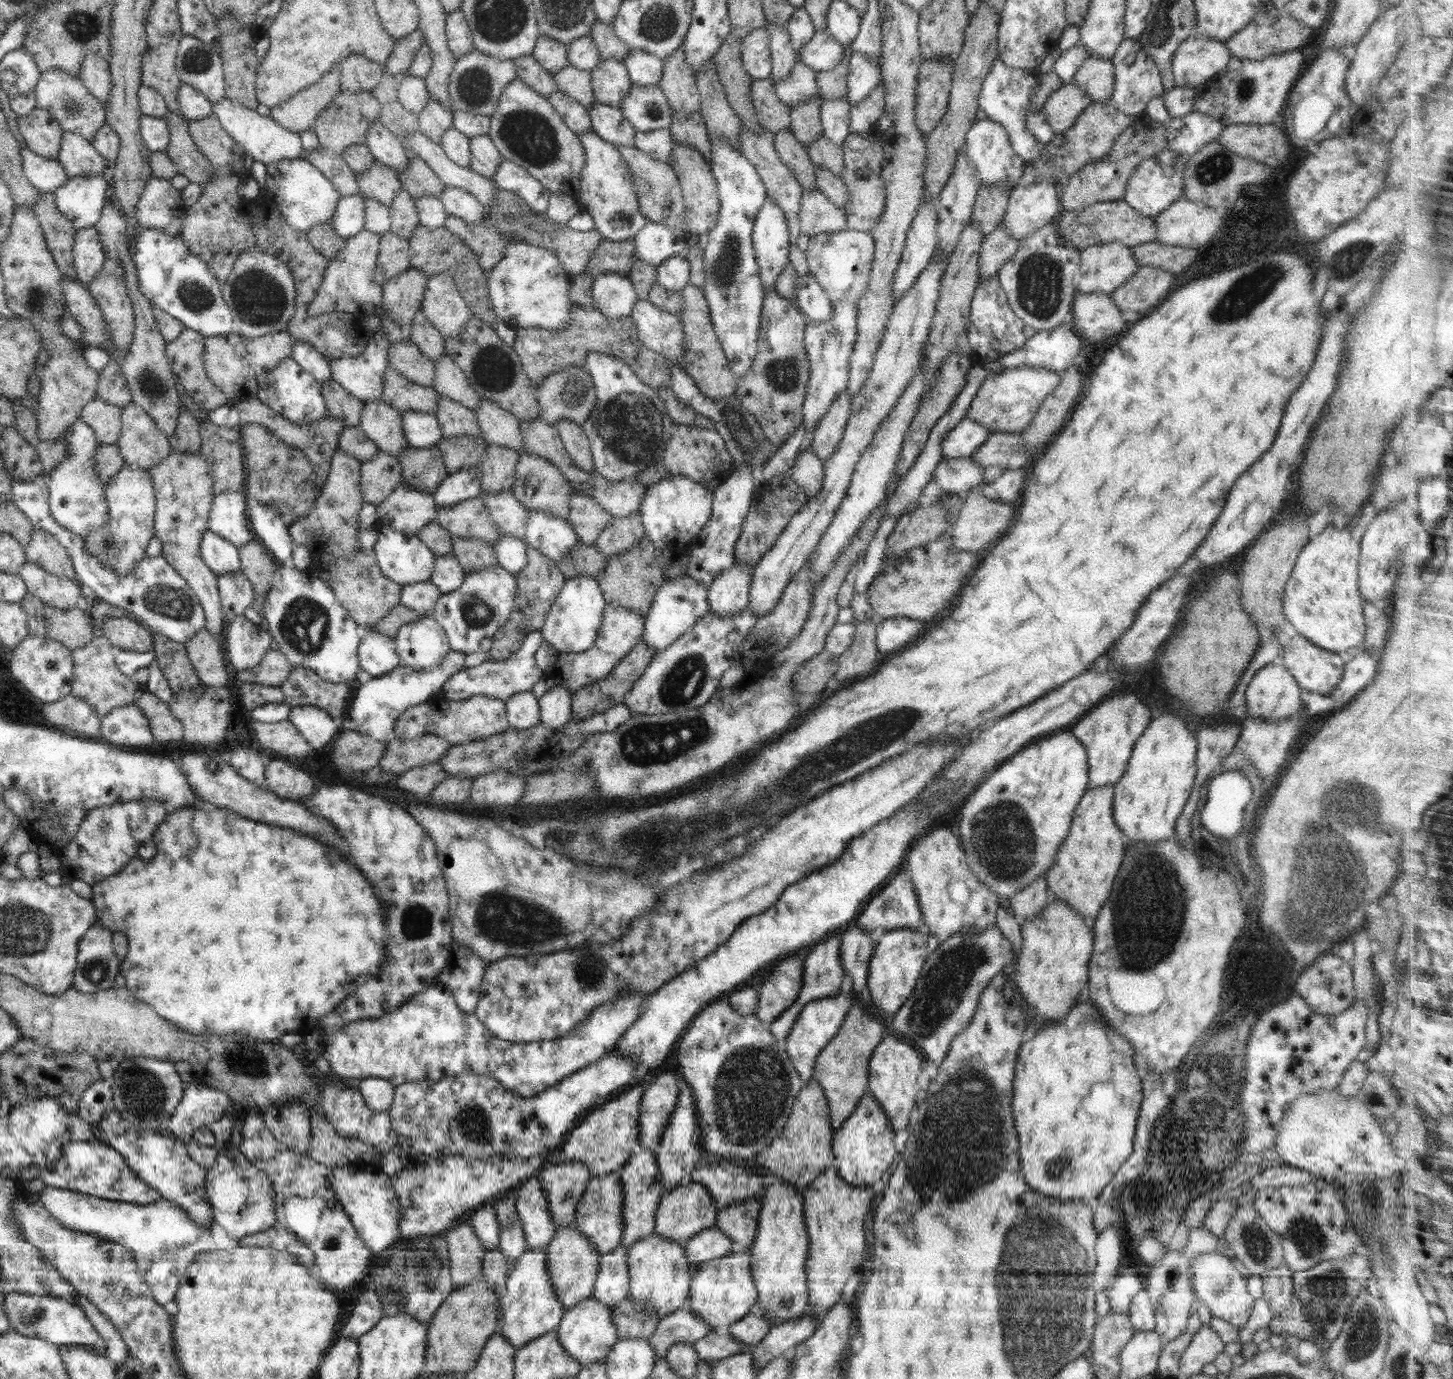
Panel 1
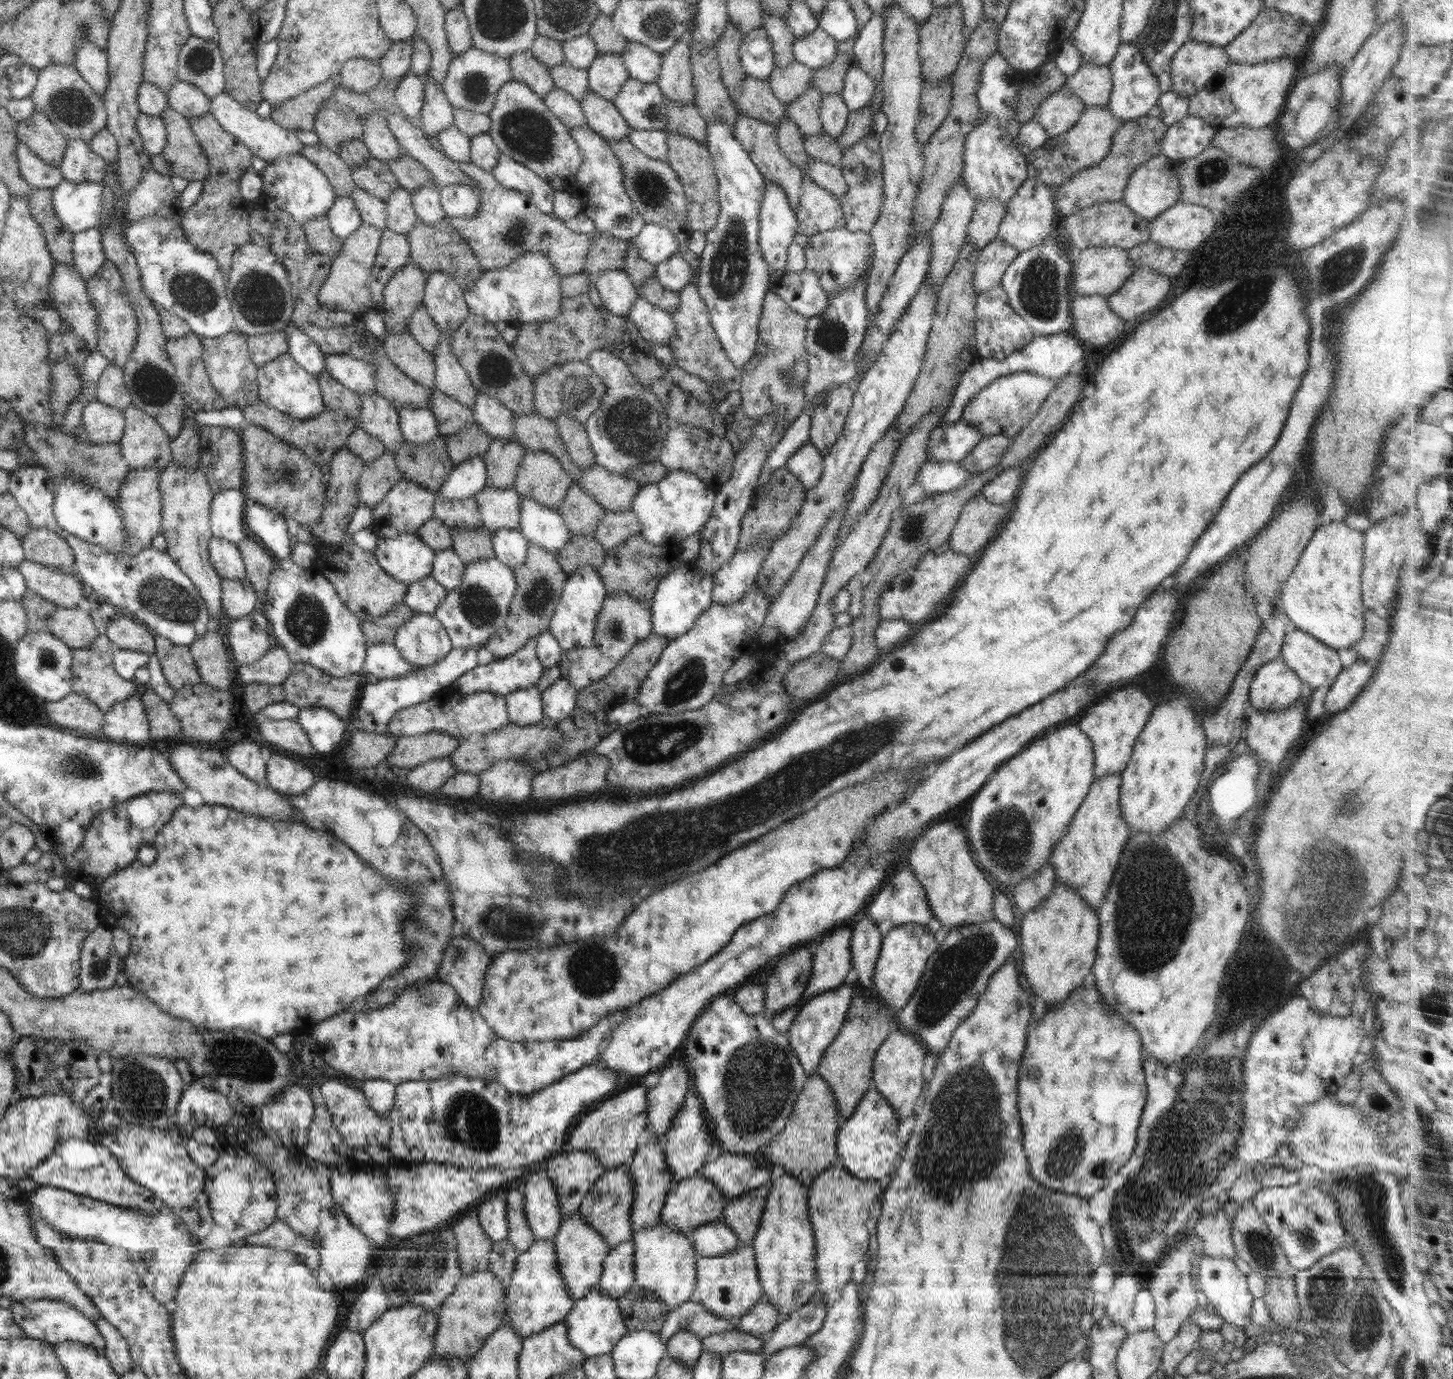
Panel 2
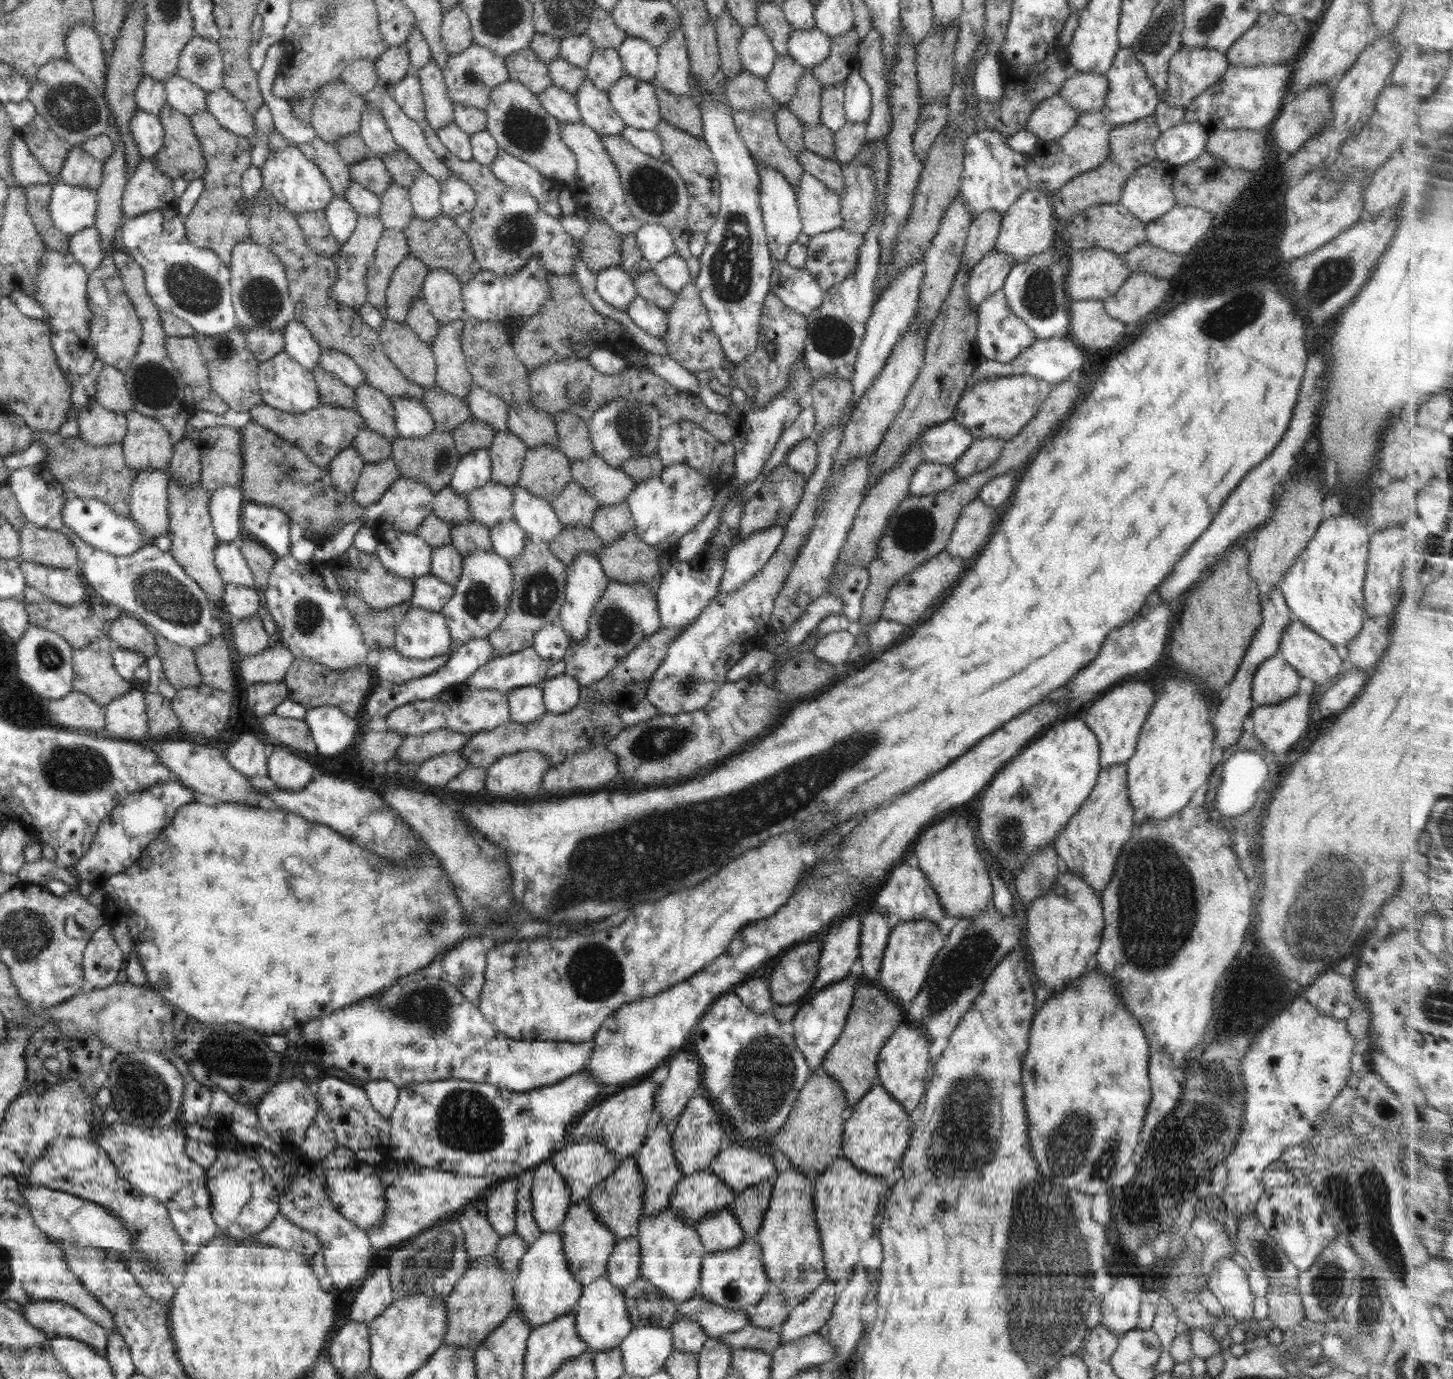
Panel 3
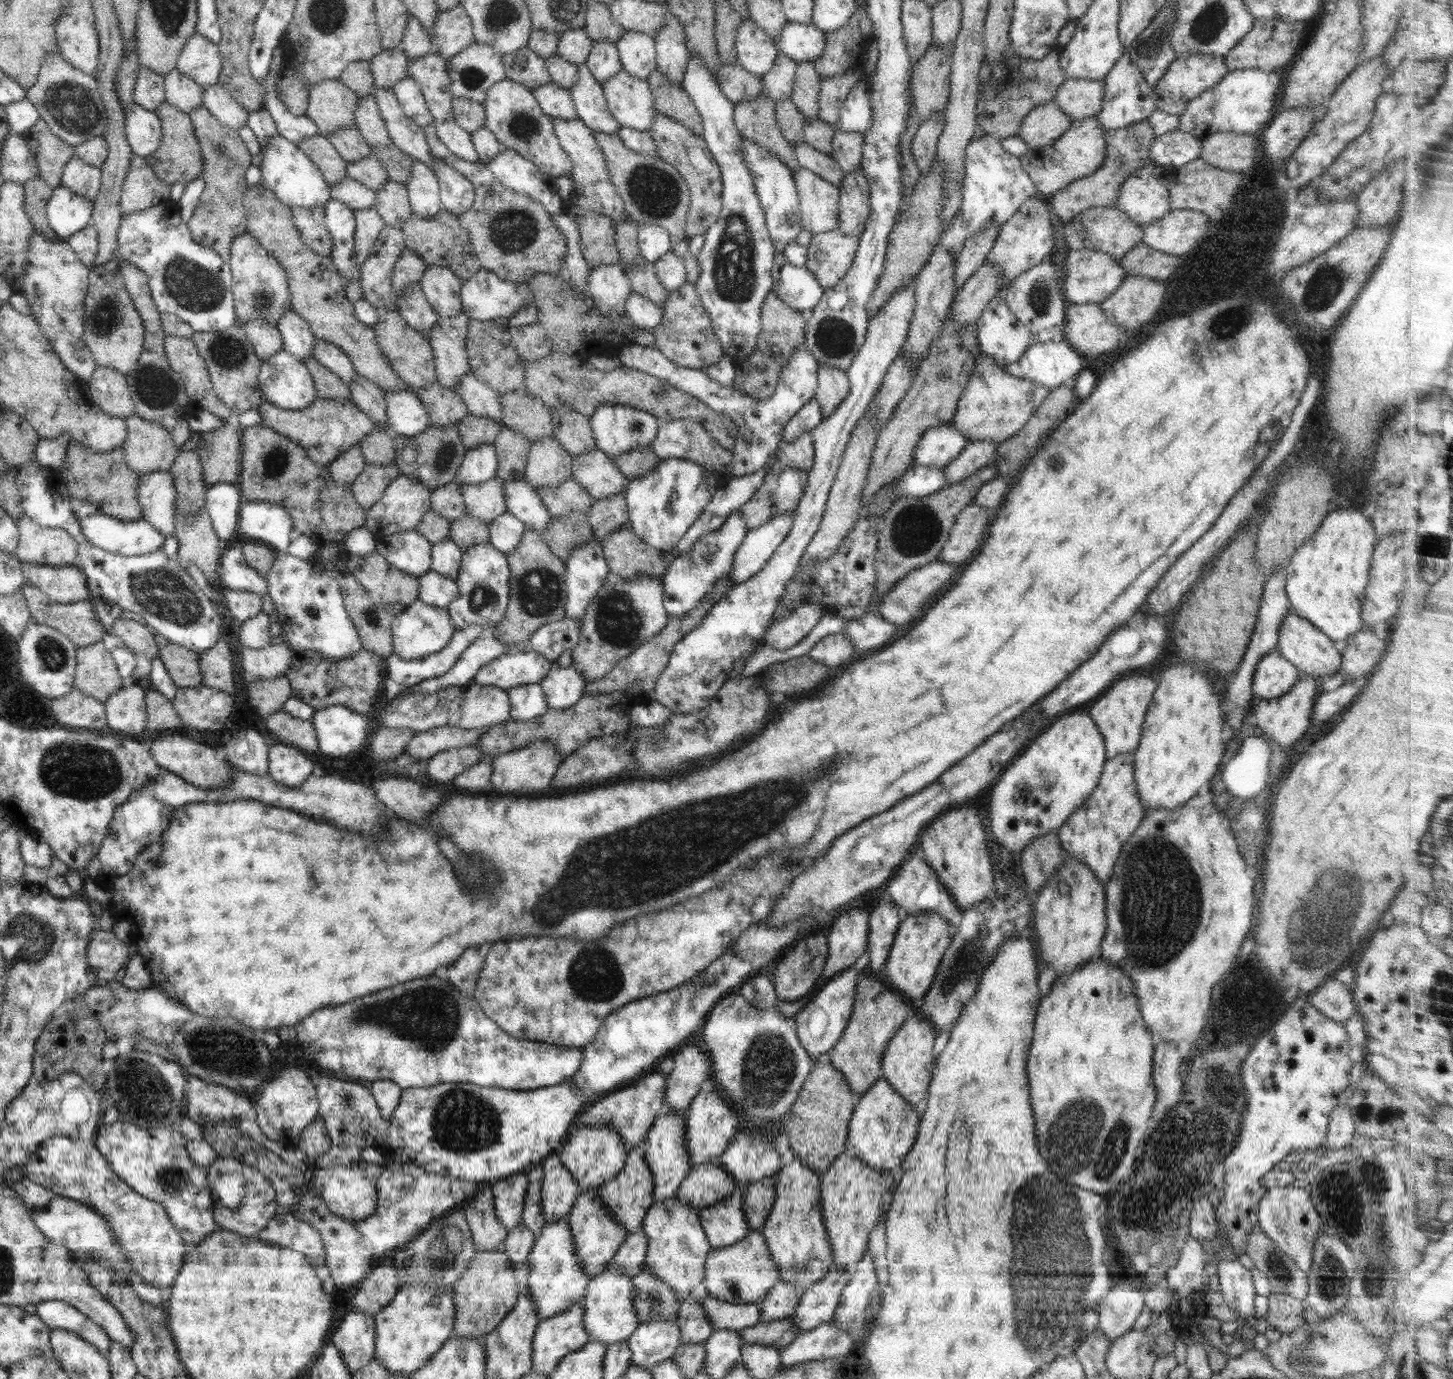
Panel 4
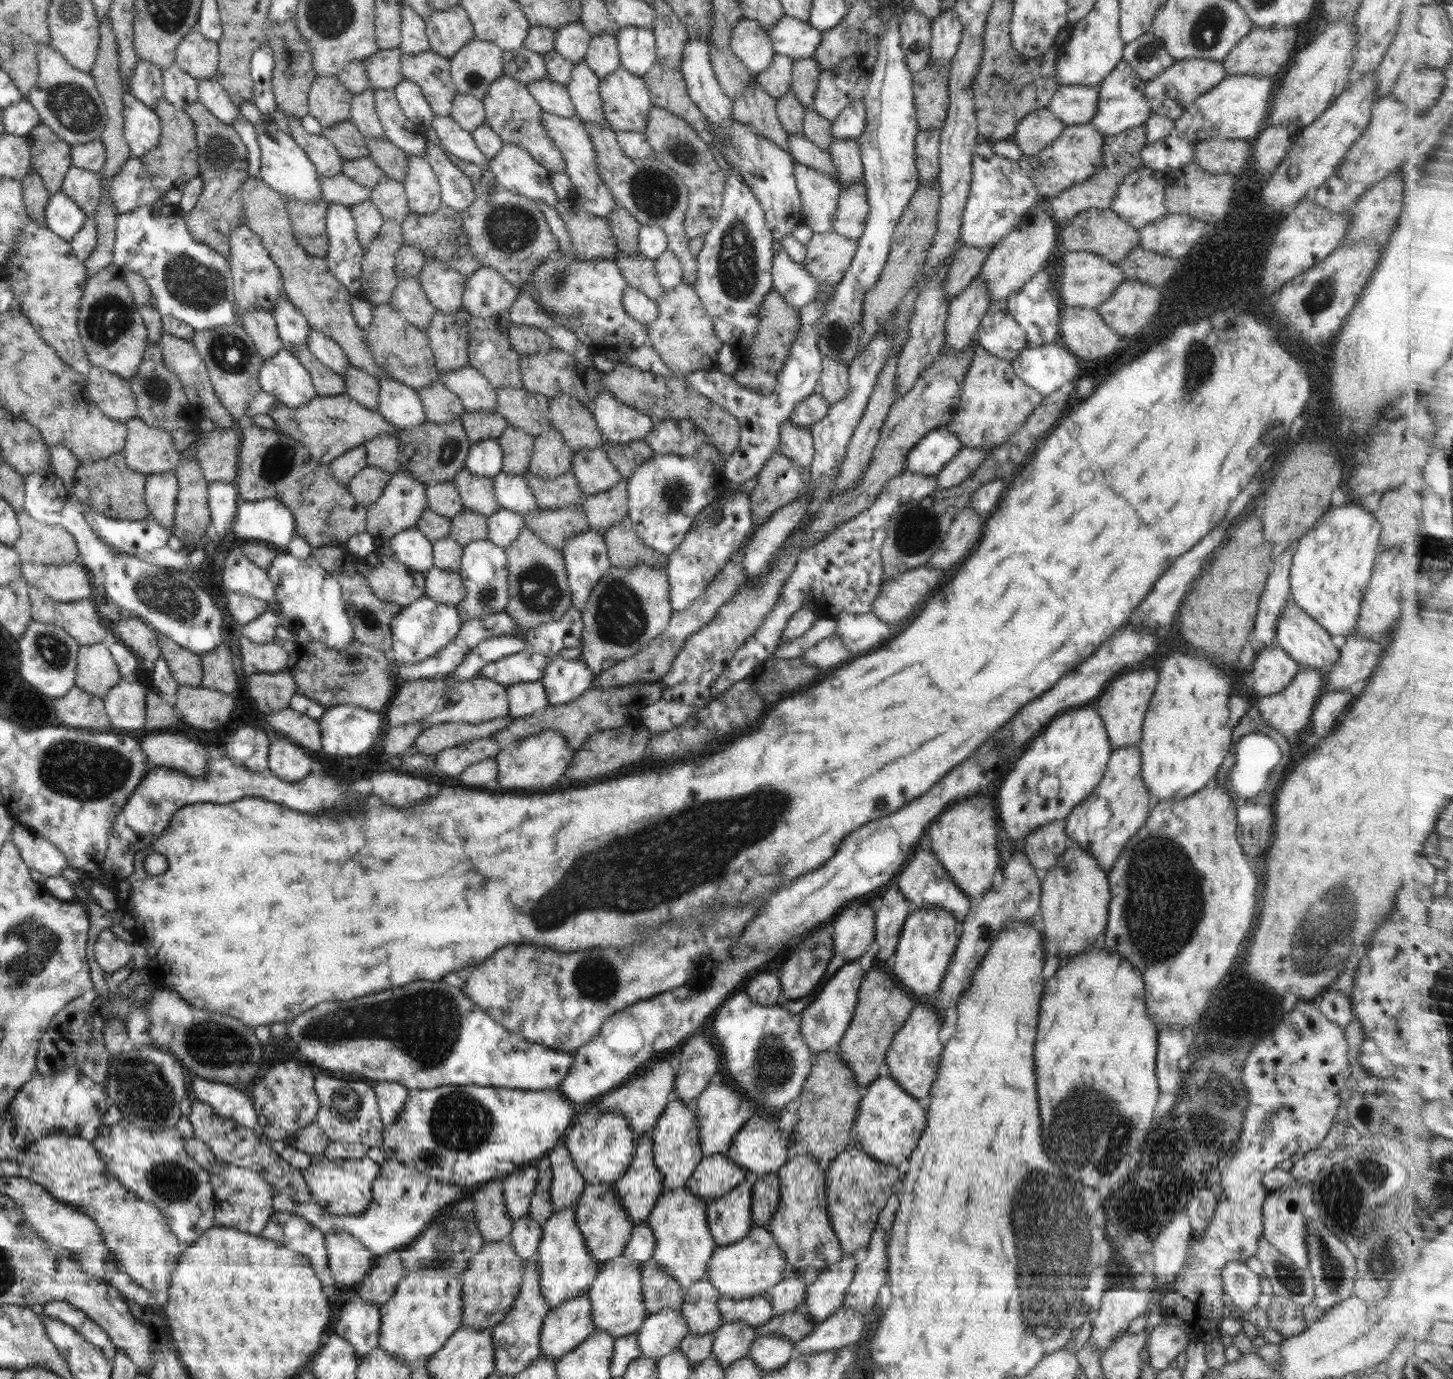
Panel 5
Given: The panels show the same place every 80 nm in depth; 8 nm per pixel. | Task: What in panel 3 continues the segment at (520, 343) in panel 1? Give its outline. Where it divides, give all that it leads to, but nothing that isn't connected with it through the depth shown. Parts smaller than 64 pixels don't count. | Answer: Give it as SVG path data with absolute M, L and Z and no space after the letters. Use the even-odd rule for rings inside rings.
M551 275L546 277L548 301L534 317L530 316L520 329L515 329L511 343L518 360L532 373L550 361L568 359L588 360L596 348L610 348L620 344L620 352L626 353L634 344L627 330L613 318L594 309L582 296L580 284L574 275Z

